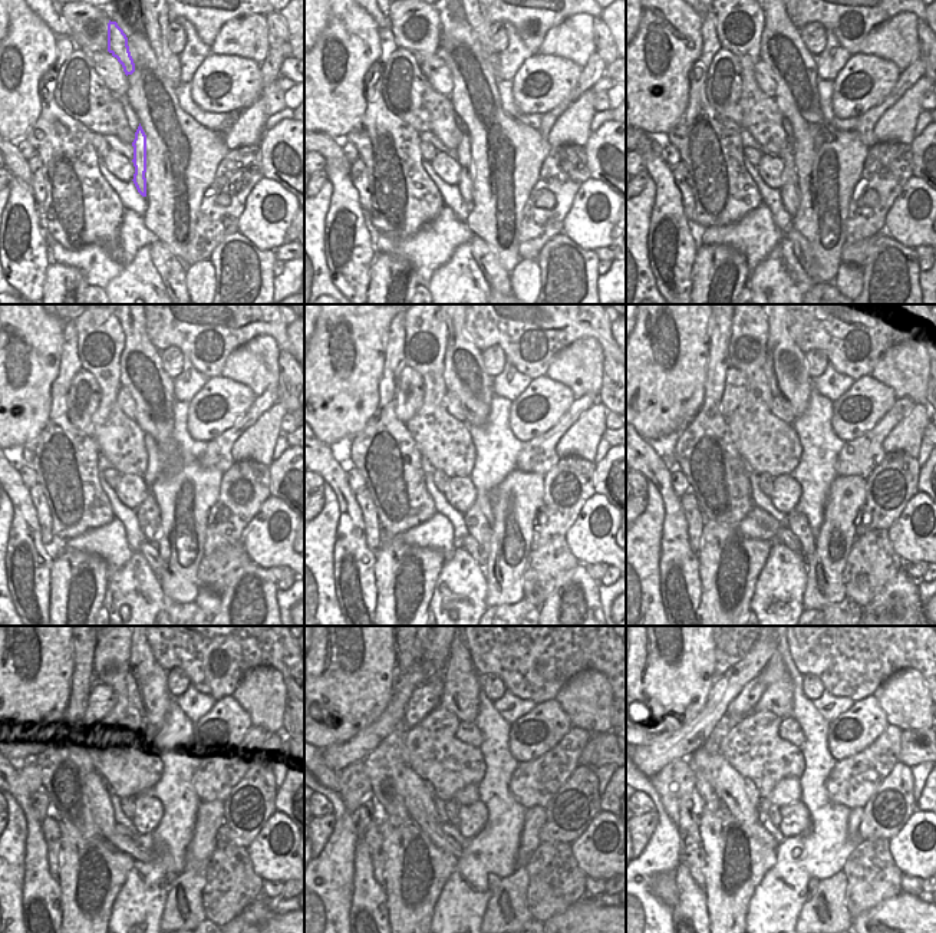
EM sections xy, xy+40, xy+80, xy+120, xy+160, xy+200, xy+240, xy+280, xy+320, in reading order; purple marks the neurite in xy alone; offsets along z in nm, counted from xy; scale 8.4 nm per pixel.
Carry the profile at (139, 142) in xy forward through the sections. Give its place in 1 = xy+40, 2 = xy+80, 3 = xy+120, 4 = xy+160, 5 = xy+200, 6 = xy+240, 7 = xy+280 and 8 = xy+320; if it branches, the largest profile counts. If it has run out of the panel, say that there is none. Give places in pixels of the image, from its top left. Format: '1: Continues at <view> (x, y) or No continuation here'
1: Continues at xy+40 (465, 184)
2: Continues at xy+80 (790, 191)
3: Continues at xy+120 (148, 514)
4: Continues at xy+160 (478, 527)
5: Continues at xy+200 (796, 521)
6: Continues at xy+240 (171, 876)
7: Continues at xy+280 (493, 882)
8: Continues at xy+320 (814, 883).

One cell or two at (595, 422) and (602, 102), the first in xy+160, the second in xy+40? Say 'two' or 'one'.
two

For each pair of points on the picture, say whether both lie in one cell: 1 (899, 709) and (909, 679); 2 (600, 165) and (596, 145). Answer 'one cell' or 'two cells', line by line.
1: one cell
2: one cell

